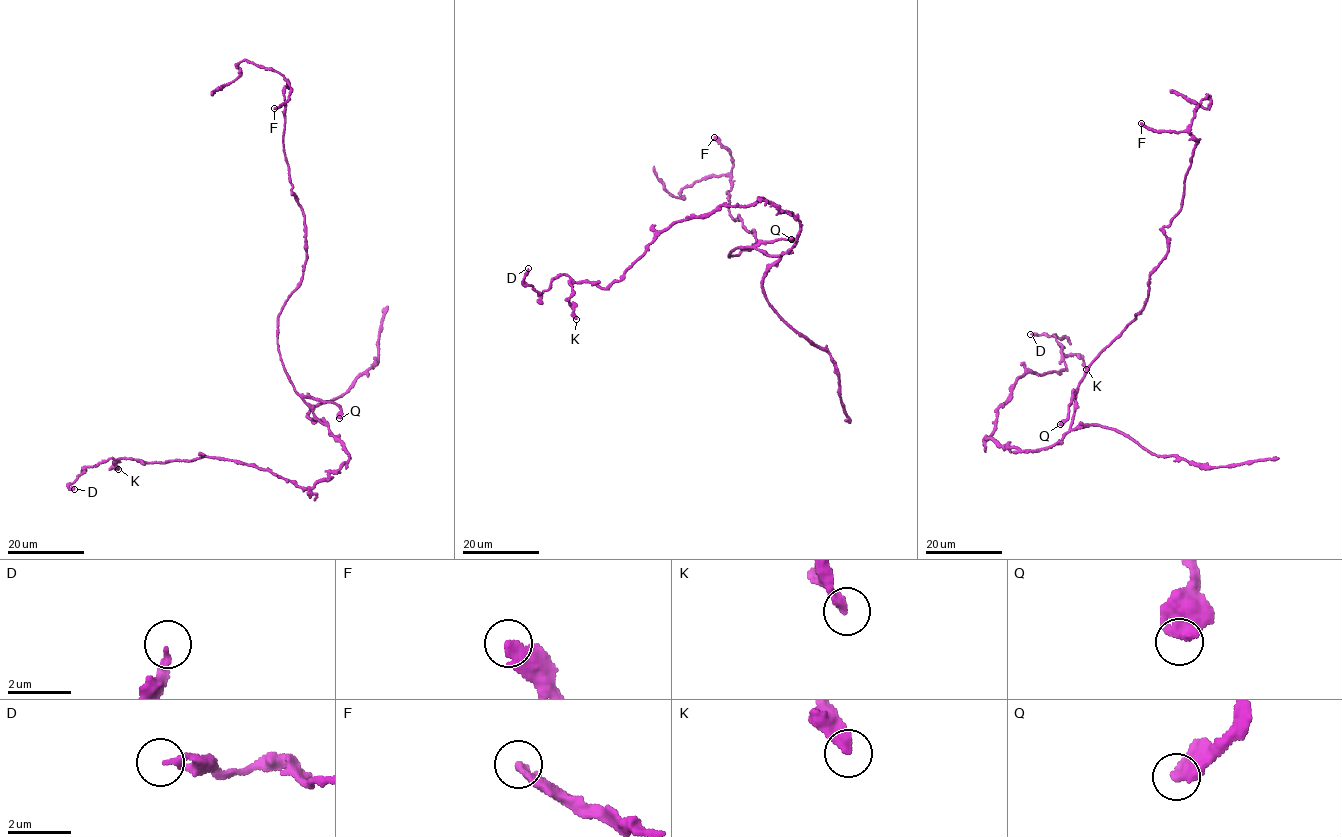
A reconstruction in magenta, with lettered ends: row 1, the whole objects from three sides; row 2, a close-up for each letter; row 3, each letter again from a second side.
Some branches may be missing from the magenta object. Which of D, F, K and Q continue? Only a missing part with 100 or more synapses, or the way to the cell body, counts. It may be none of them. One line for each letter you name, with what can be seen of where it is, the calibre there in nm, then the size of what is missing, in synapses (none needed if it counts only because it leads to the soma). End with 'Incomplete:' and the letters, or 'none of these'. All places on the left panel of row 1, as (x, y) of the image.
Incomplete: none of these

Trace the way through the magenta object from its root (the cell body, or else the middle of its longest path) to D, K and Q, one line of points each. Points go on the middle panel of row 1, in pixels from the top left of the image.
D: (746, 247), (788, 251), (800, 221), (762, 198), (688, 217), (606, 288), (563, 274), (540, 293), (528, 268)
K: (746, 247), (788, 251), (800, 221), (762, 198), (675, 221), (619, 280), (570, 282), (576, 319)
Q: (746, 247), (791, 239)

